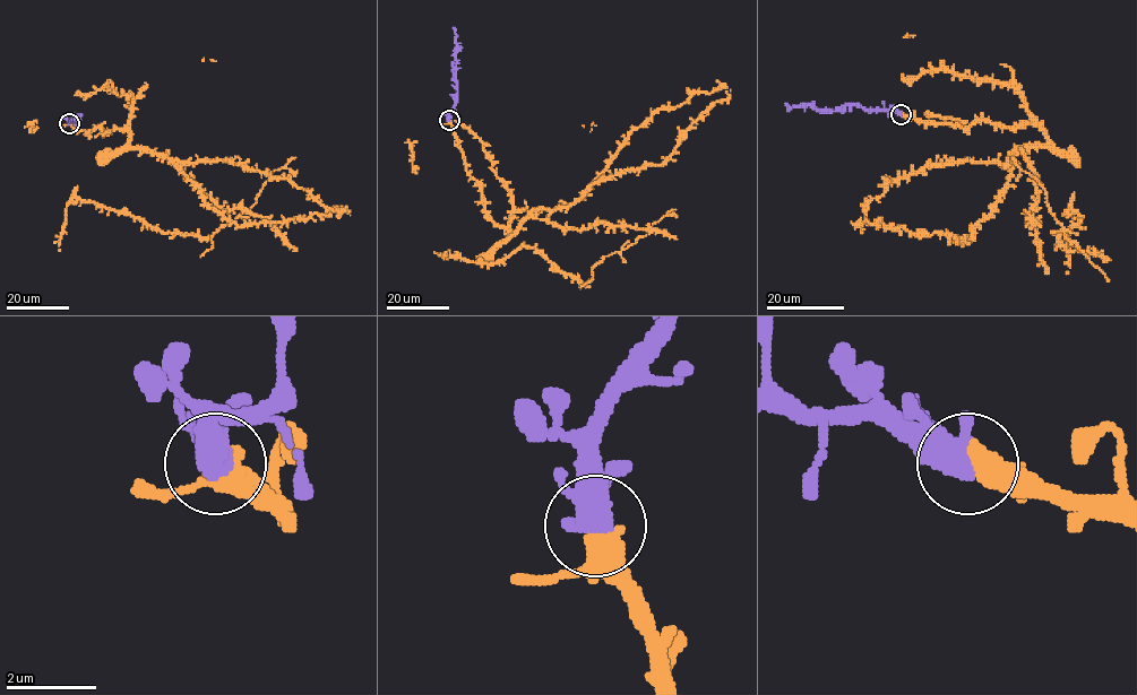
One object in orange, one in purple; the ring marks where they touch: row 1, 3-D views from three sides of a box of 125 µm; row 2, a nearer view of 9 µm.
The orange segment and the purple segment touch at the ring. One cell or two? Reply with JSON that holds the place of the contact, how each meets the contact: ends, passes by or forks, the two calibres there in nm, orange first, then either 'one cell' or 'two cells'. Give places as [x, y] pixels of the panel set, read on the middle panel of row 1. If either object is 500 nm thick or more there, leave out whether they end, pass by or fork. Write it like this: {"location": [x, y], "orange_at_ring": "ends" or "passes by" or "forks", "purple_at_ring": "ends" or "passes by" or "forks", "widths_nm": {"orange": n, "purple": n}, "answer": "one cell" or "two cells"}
{"location": [449, 120], "orange_at_ring": "passes by", "purple_at_ring": "forks", "widths_nm": {"orange": 440, "purple": 400}, "answer": "one cell"}

